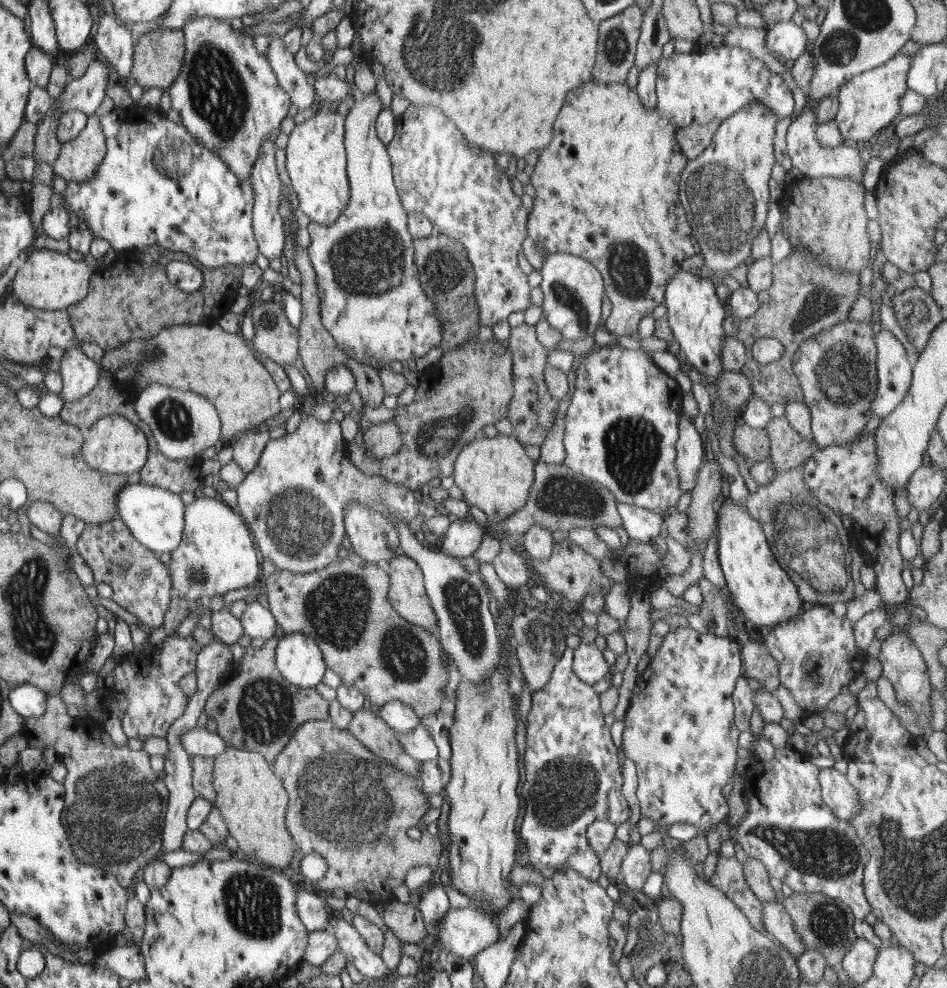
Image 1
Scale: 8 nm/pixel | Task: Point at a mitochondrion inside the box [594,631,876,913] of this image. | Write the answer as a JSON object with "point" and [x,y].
{"point":[829,854]}

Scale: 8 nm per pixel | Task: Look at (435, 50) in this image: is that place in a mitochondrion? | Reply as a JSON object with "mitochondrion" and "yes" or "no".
{"mitochondrion":"yes"}

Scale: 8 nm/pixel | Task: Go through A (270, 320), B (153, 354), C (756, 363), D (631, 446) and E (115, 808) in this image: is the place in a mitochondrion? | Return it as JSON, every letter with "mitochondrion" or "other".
{"A":"mitochondrion","B":"mitochondrion","C":"other","D":"mitochondrion","E":"mitochondrion"}

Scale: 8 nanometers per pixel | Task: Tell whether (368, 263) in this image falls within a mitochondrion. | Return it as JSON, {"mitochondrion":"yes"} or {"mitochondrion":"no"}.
{"mitochondrion":"yes"}

